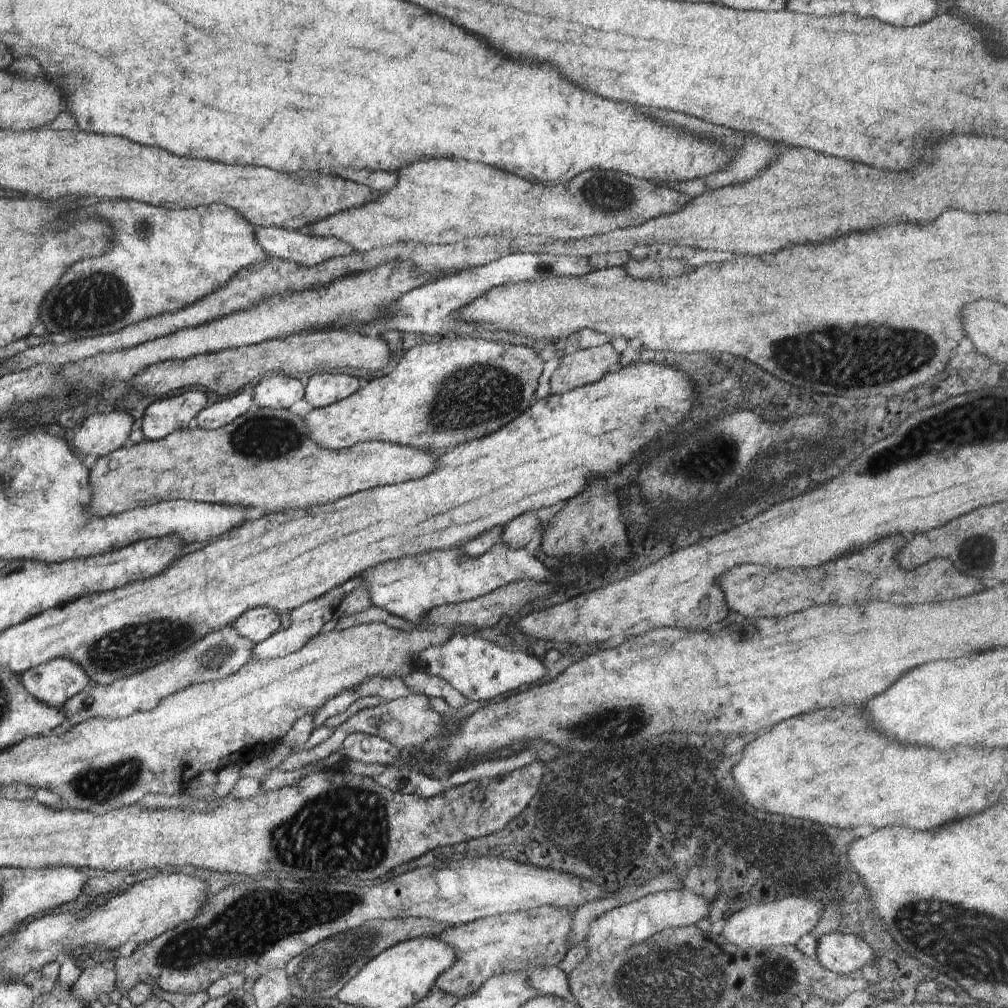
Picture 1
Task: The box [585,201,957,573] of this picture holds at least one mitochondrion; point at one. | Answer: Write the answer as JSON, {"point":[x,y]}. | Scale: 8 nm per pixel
{"point":[822,347]}

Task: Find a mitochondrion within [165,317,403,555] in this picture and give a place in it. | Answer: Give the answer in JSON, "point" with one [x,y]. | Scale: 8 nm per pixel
{"point":[281,439]}

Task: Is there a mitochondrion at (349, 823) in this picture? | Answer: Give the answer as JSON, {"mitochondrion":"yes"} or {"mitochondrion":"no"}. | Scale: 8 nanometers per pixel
{"mitochondrion":"yes"}

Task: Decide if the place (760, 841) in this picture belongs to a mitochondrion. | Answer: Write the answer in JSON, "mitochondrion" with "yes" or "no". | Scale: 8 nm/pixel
{"mitochondrion":"yes"}

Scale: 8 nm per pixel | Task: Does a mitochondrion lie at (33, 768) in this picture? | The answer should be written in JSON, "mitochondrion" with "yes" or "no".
{"mitochondrion":"no"}

